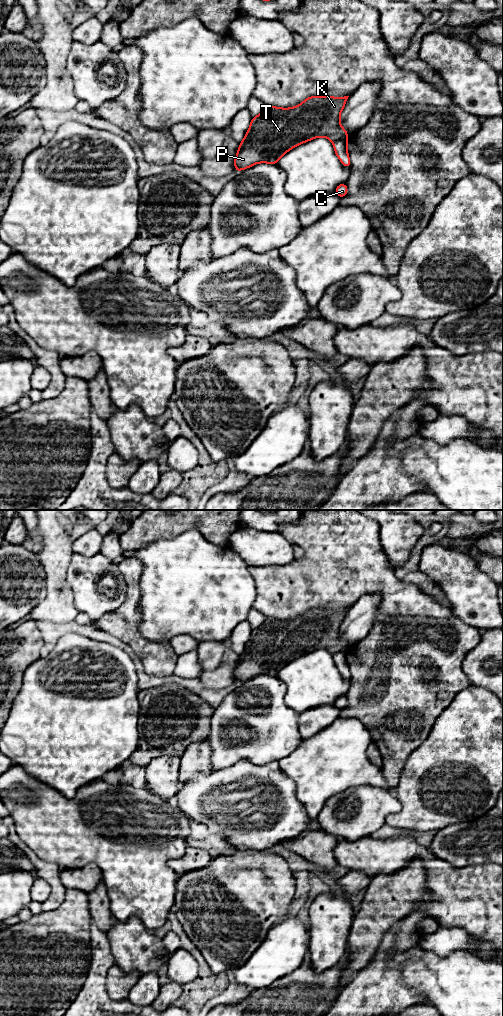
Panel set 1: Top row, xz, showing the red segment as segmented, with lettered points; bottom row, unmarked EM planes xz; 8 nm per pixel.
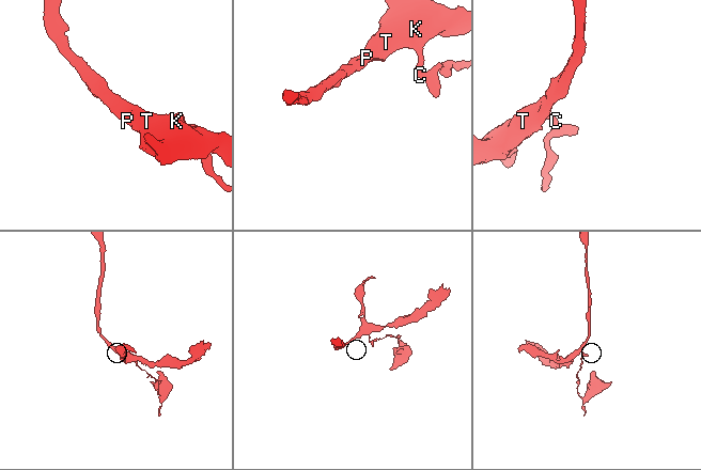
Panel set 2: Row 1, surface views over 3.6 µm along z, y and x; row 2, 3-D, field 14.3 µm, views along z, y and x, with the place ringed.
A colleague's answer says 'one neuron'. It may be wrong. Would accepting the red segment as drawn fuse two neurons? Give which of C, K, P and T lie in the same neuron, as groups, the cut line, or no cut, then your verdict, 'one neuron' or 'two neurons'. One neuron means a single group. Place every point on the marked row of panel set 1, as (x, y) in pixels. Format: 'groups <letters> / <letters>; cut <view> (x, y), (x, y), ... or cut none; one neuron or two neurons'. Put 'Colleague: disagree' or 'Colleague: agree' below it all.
groups C / K P T; cut xz (346, 139), (333, 142); two neurons
Colleague: disagree

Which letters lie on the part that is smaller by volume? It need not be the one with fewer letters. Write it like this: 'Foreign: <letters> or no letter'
Foreign: C

